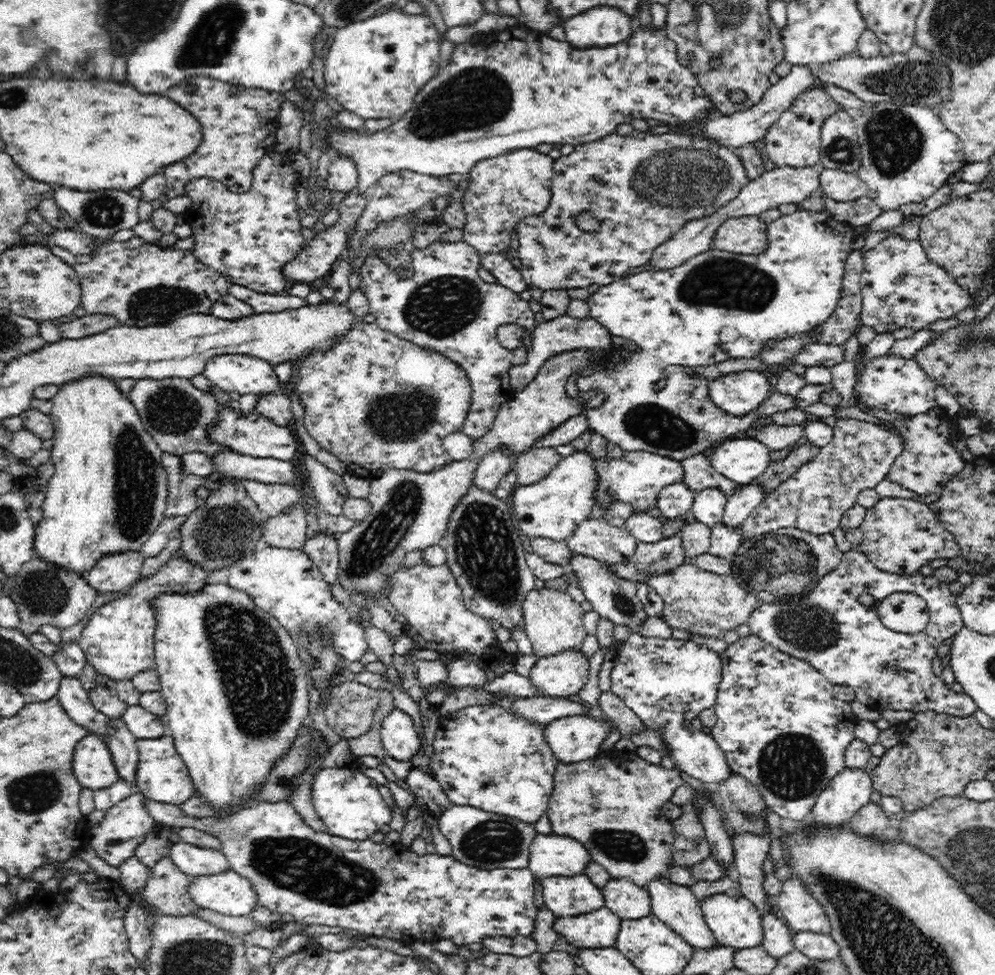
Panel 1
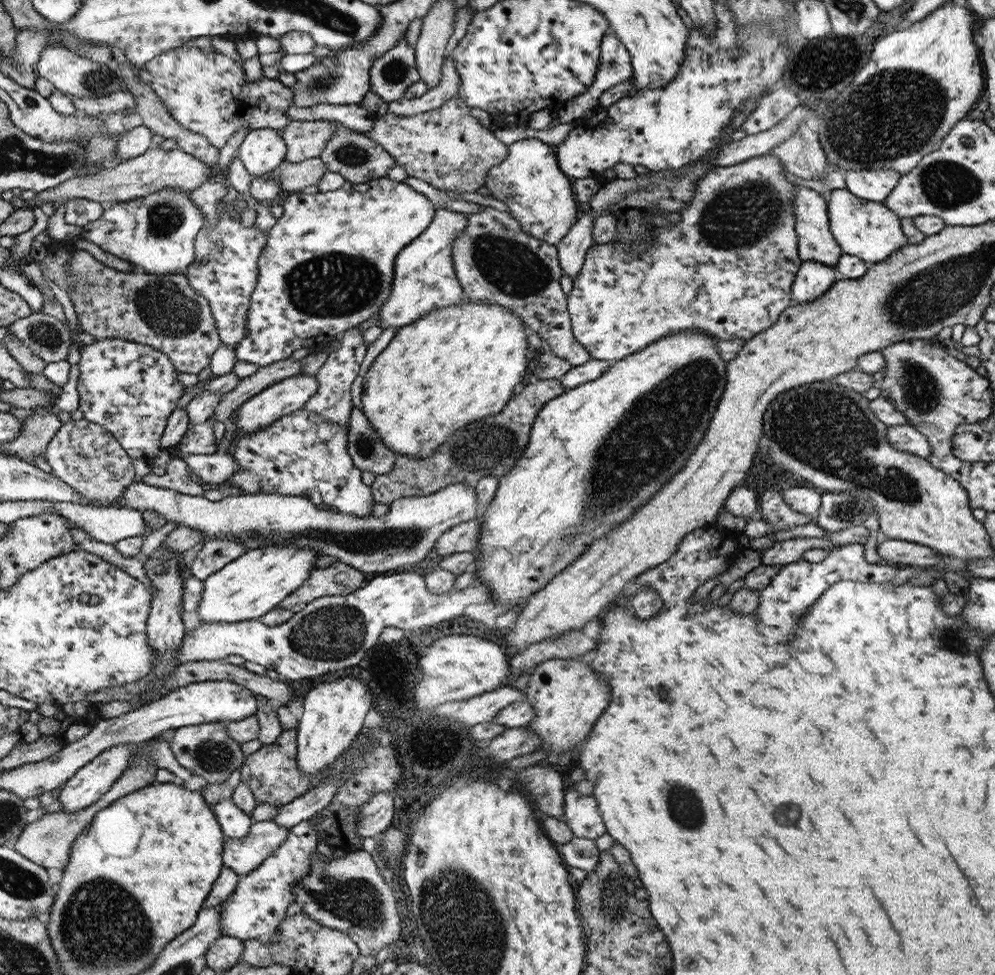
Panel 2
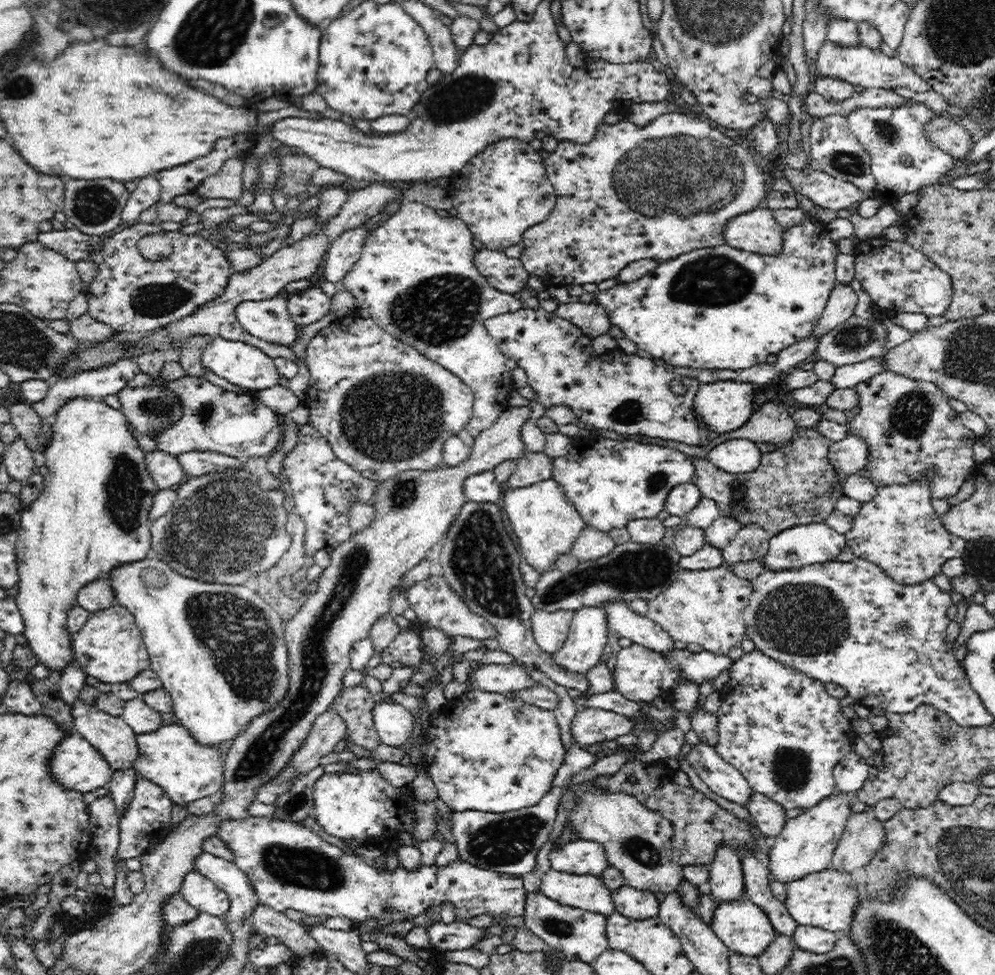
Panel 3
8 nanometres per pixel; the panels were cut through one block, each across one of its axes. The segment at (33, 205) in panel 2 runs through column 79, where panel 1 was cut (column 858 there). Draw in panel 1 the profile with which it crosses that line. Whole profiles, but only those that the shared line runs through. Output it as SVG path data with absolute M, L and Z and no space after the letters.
M820 168L820 192L837 202L856 201L867 196L868 187L857 174Z

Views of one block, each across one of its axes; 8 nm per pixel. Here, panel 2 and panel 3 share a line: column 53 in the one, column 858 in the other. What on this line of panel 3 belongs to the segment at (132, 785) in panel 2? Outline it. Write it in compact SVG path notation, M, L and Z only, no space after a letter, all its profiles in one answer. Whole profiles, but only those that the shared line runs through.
M870 809L862 812L852 813L843 828L843 832L835 848L831 860L834 869L840 872L852 872L856 868L865 867L870 859L878 852L885 840L883 821L878 820Z

